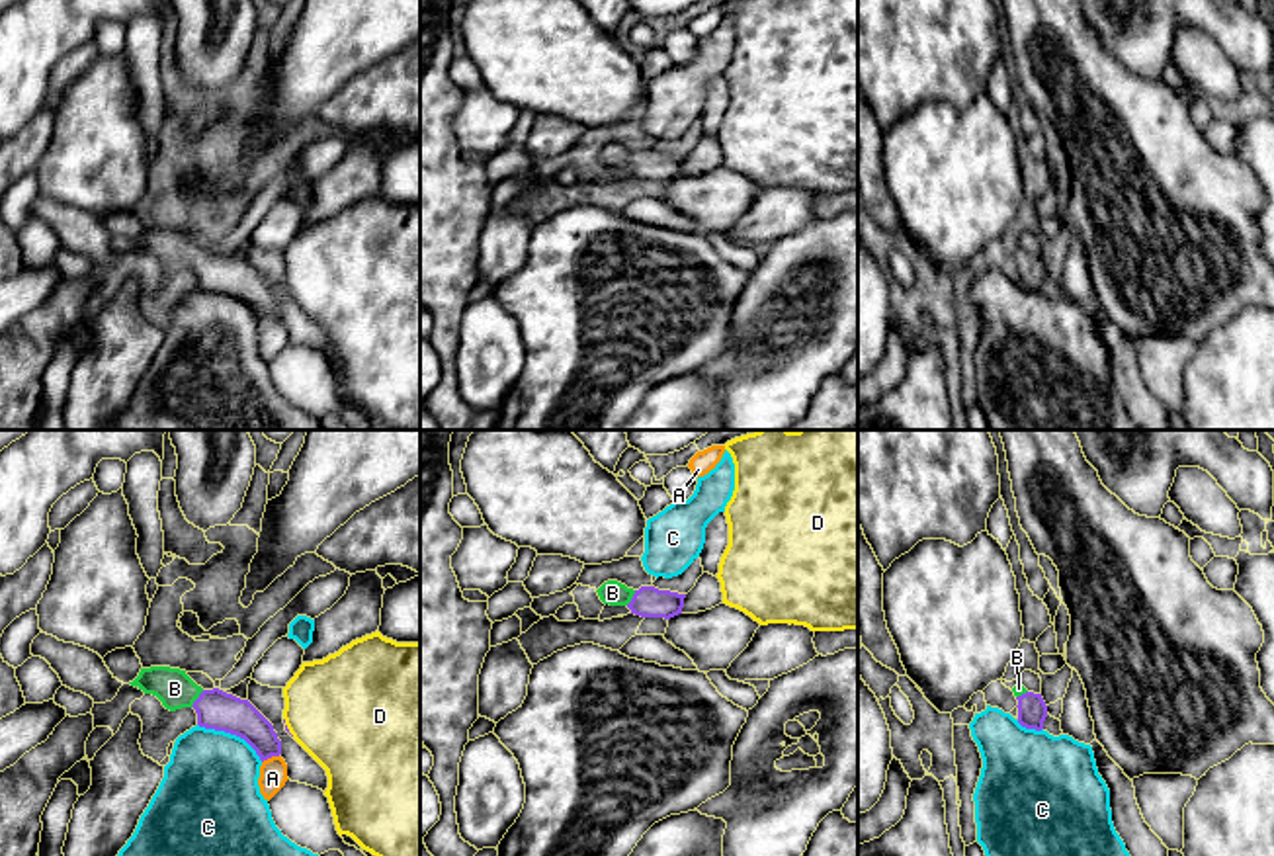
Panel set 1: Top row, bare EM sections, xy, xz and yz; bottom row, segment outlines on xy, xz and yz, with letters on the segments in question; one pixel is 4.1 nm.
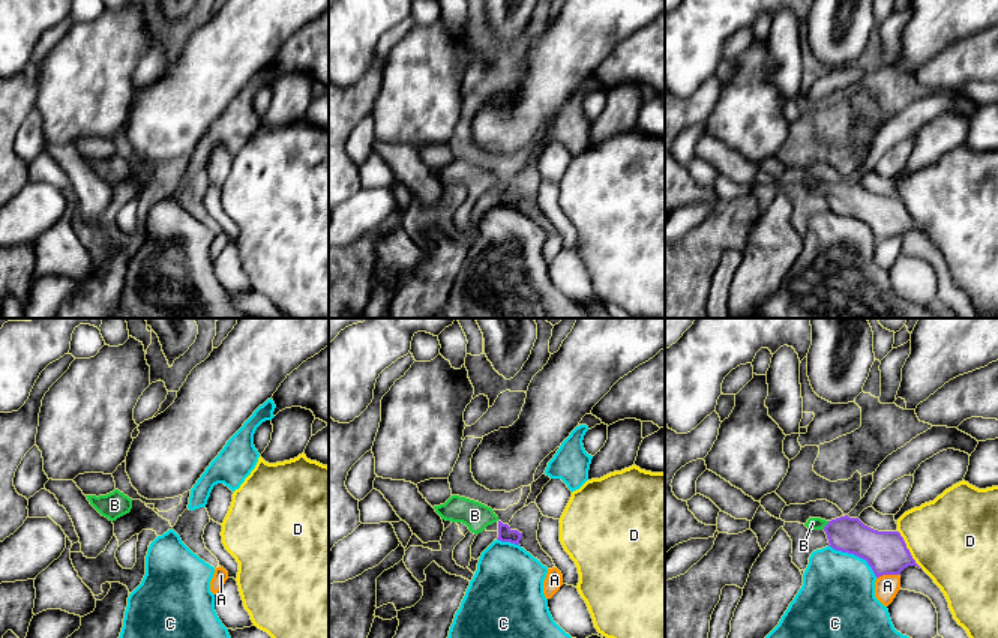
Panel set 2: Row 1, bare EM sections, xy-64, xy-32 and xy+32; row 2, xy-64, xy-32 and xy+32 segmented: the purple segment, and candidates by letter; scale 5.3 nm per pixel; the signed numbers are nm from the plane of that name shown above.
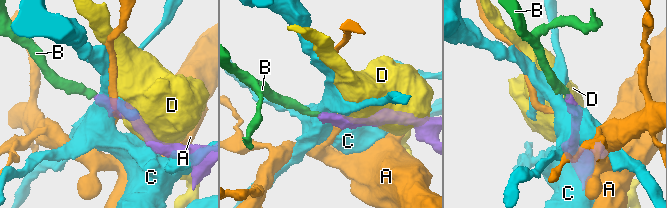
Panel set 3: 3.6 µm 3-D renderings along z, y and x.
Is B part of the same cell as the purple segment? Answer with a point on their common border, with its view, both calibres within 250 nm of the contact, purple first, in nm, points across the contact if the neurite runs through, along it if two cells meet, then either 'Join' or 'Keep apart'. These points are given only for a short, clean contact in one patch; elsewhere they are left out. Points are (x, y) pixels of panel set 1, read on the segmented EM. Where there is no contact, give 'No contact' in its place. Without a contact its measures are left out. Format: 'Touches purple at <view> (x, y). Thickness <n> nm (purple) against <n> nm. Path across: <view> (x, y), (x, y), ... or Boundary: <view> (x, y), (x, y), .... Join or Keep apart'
Touches purple at xy (198, 698). Thickness 160 nm (purple) against 160 nm. Path across: xy (217, 710), (198, 698), (174, 688). Join

